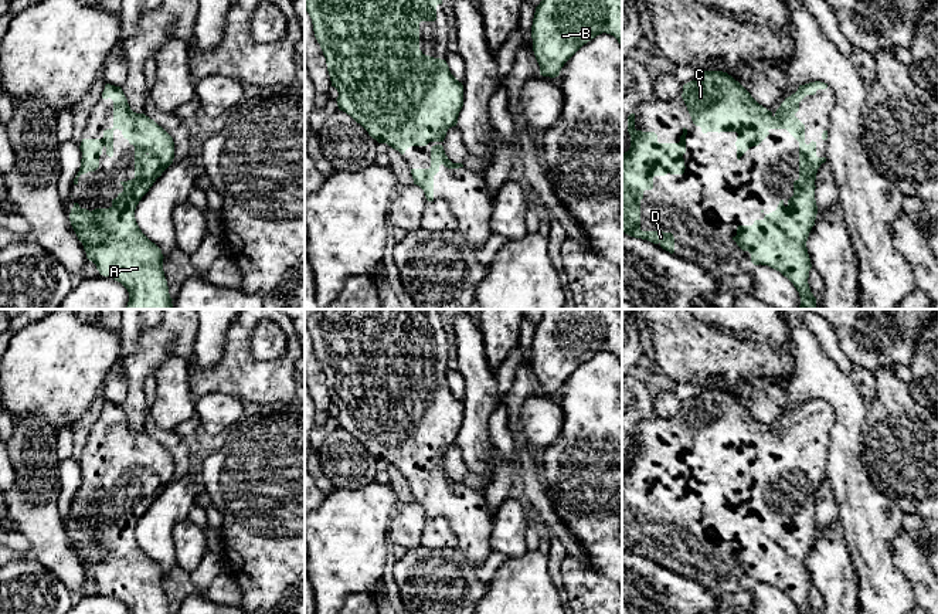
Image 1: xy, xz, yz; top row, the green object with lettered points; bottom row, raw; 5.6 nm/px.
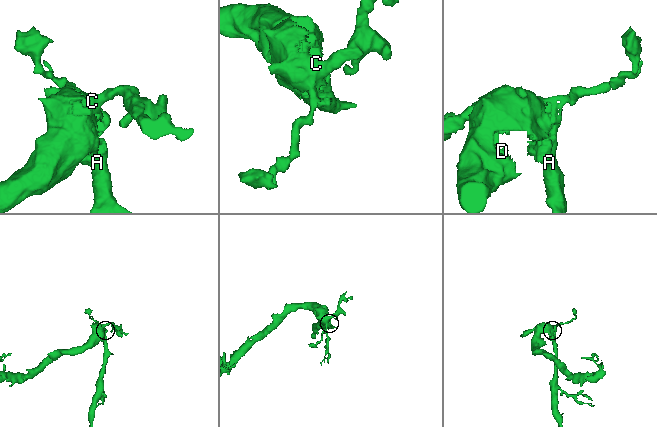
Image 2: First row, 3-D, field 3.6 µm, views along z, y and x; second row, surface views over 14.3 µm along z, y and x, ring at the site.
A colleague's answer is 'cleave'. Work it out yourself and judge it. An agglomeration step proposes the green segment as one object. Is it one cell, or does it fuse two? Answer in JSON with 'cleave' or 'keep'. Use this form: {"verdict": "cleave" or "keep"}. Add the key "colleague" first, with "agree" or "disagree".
{"colleague": "disagree", "verdict": "keep"}

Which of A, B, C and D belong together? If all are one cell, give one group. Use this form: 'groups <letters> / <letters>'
groups A B C D

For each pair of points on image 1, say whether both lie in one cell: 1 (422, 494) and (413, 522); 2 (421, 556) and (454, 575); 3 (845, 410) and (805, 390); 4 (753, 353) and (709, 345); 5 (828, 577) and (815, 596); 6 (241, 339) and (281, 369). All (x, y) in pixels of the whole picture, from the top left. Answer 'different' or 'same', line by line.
1: different
2: same
3: same
4: same
5: different
6: same

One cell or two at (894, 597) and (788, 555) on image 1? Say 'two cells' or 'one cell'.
two cells

